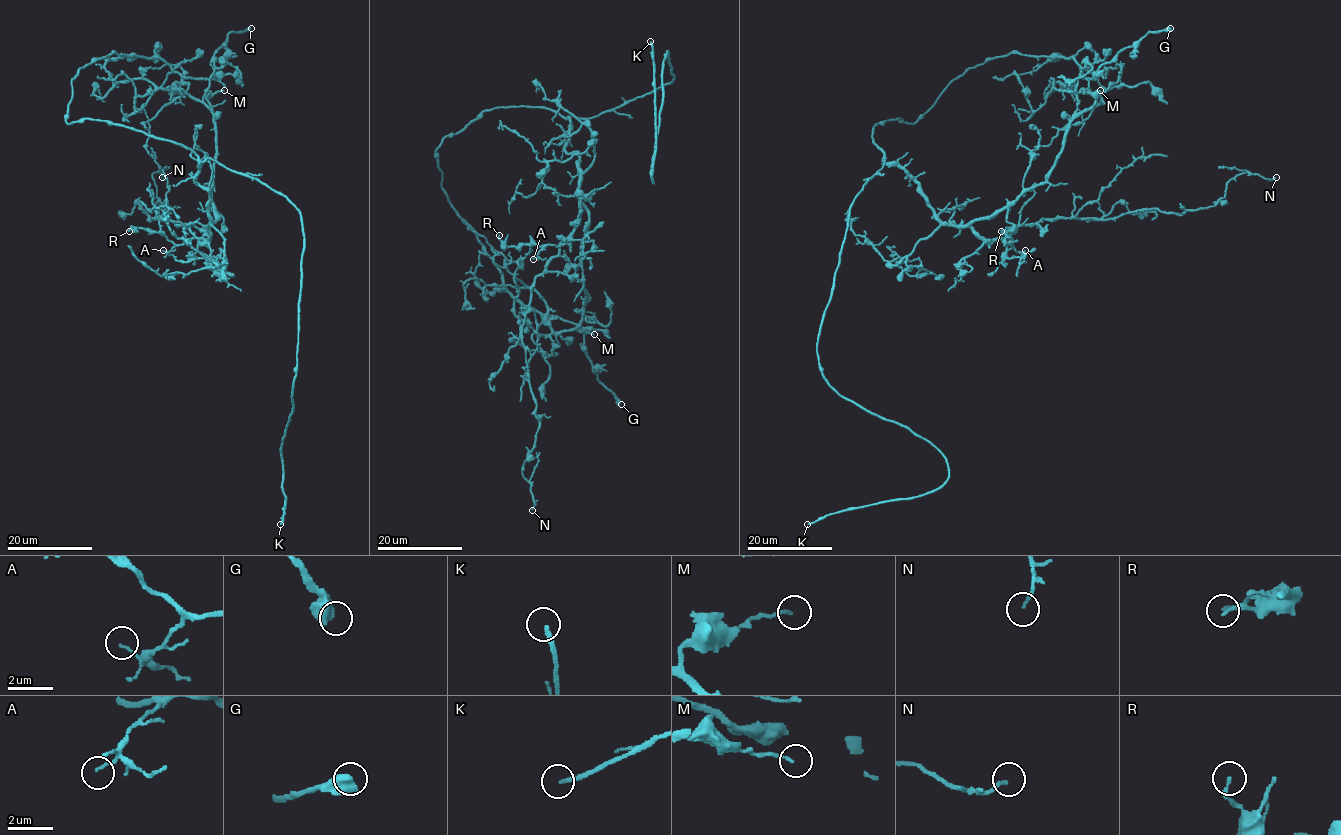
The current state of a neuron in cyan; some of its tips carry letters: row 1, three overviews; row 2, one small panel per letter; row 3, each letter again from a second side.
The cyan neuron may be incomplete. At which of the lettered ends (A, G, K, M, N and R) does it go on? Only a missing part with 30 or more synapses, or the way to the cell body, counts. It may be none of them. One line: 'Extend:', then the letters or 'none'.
Extend: K

